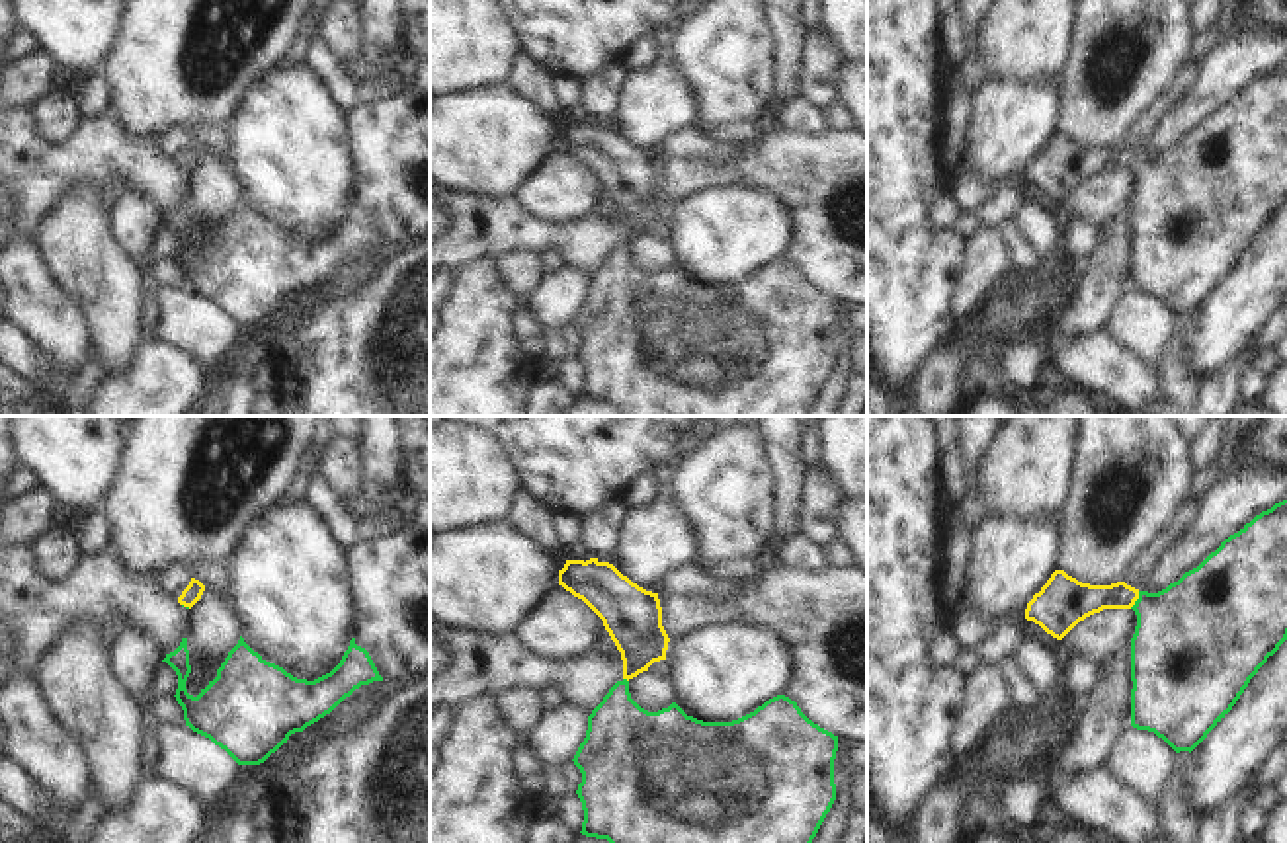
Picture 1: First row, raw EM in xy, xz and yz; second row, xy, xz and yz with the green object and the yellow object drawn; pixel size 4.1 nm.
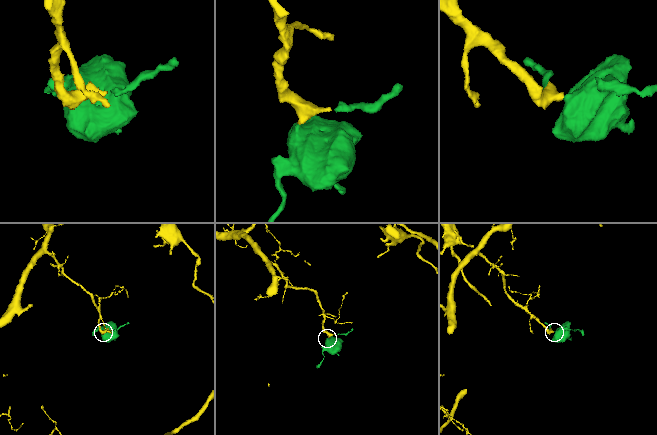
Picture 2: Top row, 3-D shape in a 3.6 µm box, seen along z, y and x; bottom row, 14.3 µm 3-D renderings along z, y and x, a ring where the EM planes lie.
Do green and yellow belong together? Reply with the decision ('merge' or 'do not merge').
merge

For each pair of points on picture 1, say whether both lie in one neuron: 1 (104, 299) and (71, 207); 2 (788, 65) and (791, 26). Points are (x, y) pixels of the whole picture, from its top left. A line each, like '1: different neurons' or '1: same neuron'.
1: same neuron
2: same neuron

